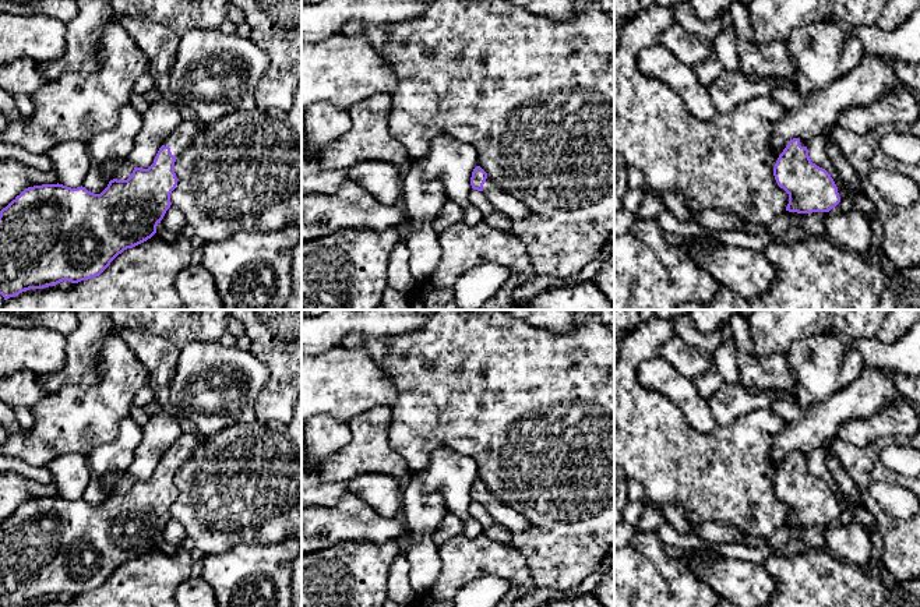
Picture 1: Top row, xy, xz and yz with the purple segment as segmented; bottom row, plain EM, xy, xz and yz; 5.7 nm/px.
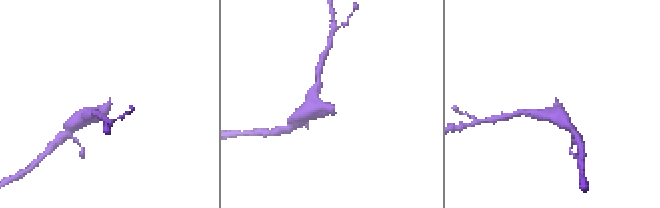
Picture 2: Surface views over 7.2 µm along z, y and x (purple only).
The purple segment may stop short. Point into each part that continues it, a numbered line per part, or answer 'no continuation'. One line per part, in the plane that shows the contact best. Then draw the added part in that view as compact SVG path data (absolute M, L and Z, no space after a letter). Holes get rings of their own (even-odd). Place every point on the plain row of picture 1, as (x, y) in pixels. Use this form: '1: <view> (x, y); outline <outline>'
1: xy (186, 444); outline M183 433L162 458L169 459L172 467L177 470L204 440L205 437Z

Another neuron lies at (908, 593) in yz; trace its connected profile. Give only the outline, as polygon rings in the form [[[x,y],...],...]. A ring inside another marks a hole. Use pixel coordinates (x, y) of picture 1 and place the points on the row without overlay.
[[[885,579],[889,594],[882,607],[920,607],[920,579],[895,583]]]

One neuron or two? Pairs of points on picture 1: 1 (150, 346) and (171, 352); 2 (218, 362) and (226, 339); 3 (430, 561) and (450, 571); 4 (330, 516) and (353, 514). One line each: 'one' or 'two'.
1: one
2: two
3: two
4: one

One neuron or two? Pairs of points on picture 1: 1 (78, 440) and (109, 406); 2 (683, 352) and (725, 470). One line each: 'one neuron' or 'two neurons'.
1: one neuron
2: two neurons

